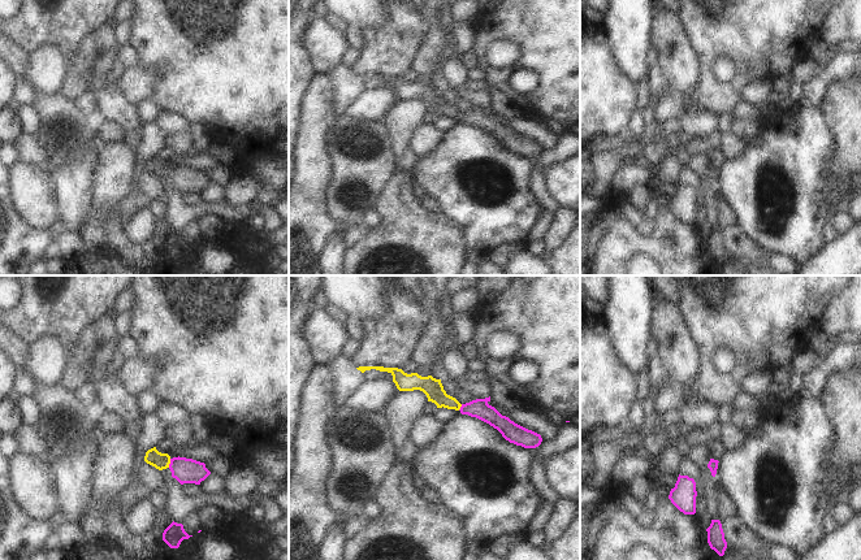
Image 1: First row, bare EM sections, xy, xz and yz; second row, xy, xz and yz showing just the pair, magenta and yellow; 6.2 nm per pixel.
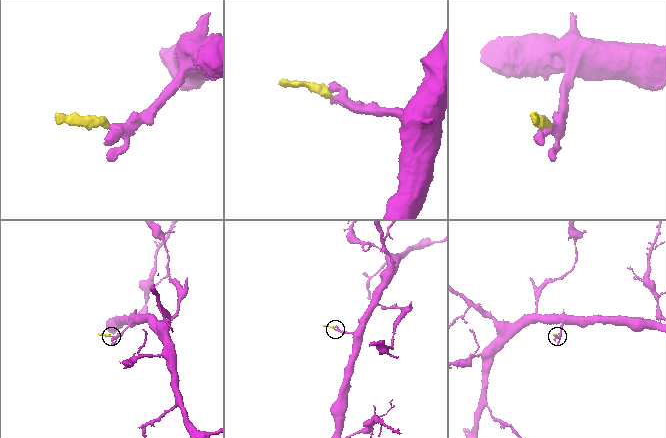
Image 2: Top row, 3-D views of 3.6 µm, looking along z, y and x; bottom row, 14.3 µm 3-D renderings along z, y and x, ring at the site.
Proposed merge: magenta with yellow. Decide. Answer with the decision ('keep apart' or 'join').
join

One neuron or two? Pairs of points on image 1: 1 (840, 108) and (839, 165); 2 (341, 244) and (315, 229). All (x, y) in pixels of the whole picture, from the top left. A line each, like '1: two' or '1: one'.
1: one
2: two

